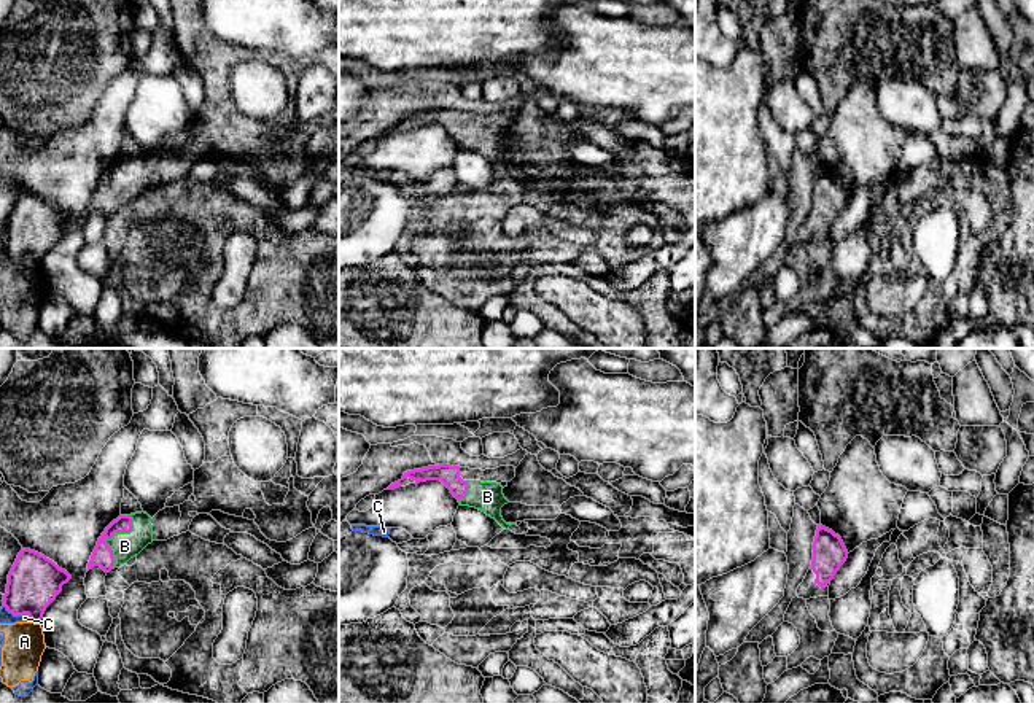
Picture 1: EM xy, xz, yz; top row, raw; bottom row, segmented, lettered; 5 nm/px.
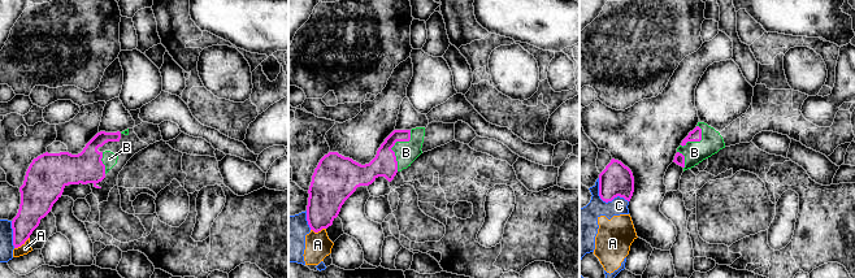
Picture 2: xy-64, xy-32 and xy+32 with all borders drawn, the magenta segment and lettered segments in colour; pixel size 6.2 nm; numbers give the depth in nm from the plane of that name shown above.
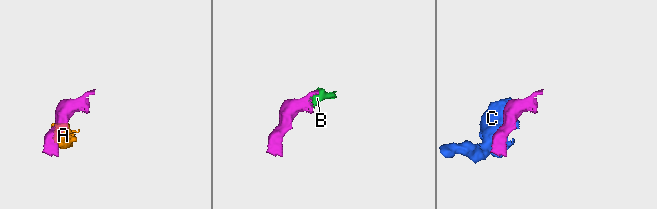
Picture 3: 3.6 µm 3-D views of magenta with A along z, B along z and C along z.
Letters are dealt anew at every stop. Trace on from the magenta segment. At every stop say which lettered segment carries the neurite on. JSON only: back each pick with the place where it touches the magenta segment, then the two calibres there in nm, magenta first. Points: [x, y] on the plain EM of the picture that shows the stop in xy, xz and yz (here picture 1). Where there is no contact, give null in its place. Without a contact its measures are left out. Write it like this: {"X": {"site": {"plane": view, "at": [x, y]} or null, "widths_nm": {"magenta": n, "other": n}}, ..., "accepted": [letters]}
{"B": {"site": {"plane": "xy", "at": [112, 180]}, "widths_nm": {"magenta": 110, "other": 140}}, "accepted": ["B"]}

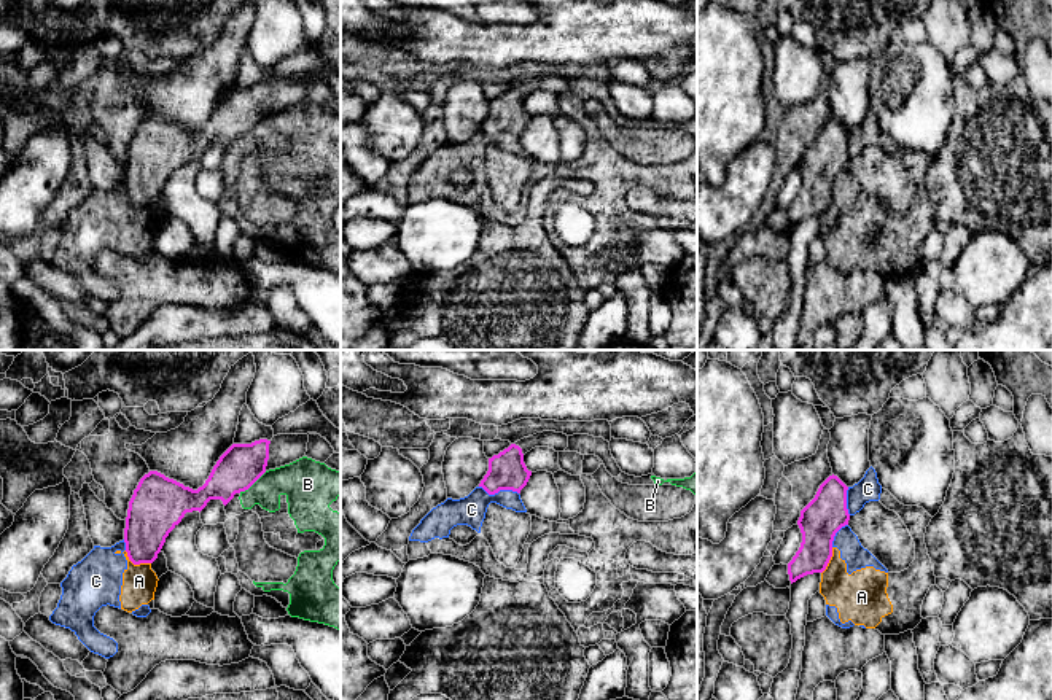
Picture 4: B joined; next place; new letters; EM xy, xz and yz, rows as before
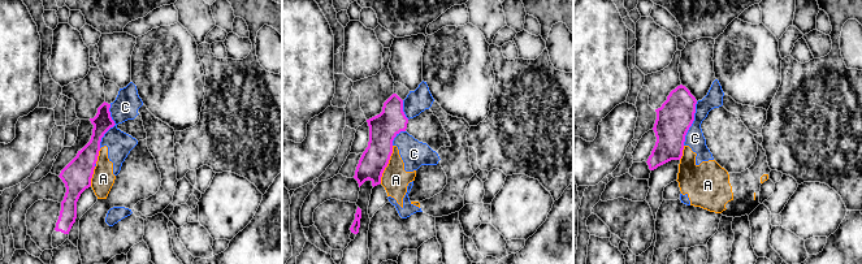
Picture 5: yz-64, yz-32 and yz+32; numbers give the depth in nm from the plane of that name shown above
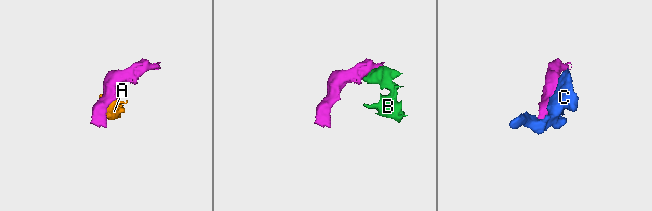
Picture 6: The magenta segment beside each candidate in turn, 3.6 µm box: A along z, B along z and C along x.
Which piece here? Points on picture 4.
{"accepted": []}

